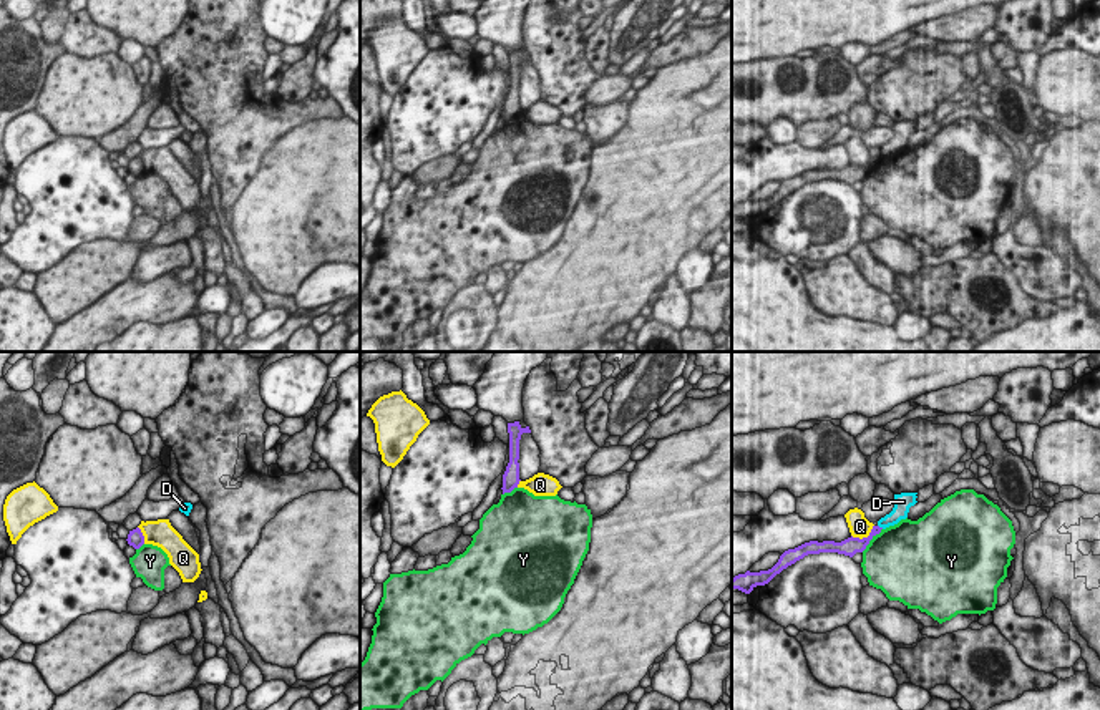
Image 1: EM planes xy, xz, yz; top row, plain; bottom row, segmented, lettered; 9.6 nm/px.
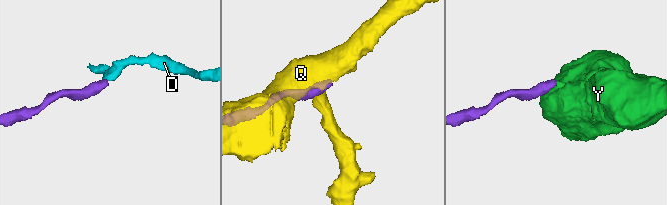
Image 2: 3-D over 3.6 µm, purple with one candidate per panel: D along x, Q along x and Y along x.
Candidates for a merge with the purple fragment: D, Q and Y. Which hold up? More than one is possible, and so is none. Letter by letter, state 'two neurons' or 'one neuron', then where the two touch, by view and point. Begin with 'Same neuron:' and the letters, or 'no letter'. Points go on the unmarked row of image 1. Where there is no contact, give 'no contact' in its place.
Same neuron: no letter
D: two neurons; meets purple in yz at (881, 156)
Q: two neurons; meets purple in yz at (865, 166)
Y: two neurons; meets purple in yz at (871, 166)

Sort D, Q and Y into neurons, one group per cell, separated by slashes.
D / Q / Y

